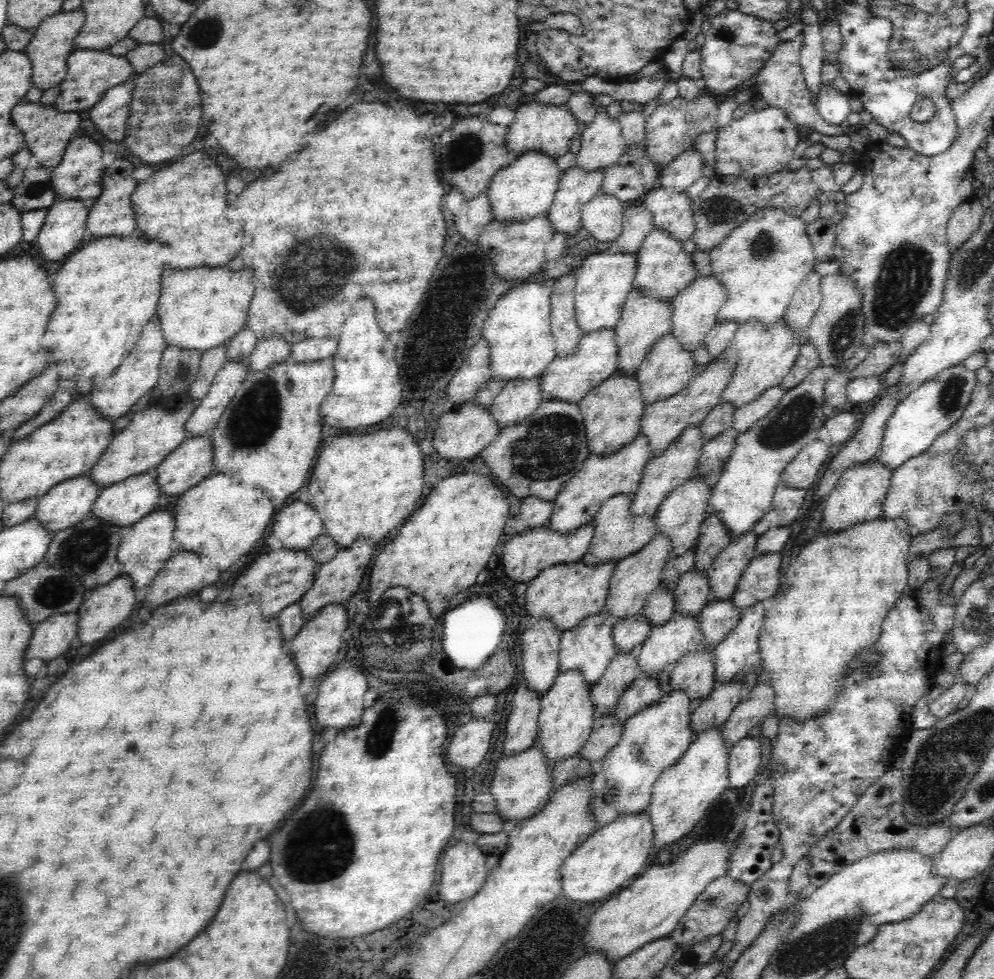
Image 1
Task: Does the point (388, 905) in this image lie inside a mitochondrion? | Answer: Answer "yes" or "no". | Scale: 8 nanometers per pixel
no

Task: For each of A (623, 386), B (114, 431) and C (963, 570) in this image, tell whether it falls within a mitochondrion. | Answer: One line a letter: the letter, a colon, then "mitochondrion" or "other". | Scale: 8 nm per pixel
A: other
B: other
C: other

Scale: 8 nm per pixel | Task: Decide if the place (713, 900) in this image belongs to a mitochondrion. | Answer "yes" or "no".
yes

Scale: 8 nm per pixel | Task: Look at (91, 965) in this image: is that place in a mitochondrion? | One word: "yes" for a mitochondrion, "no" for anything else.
no

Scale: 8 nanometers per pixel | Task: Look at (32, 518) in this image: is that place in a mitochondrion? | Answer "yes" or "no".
no

